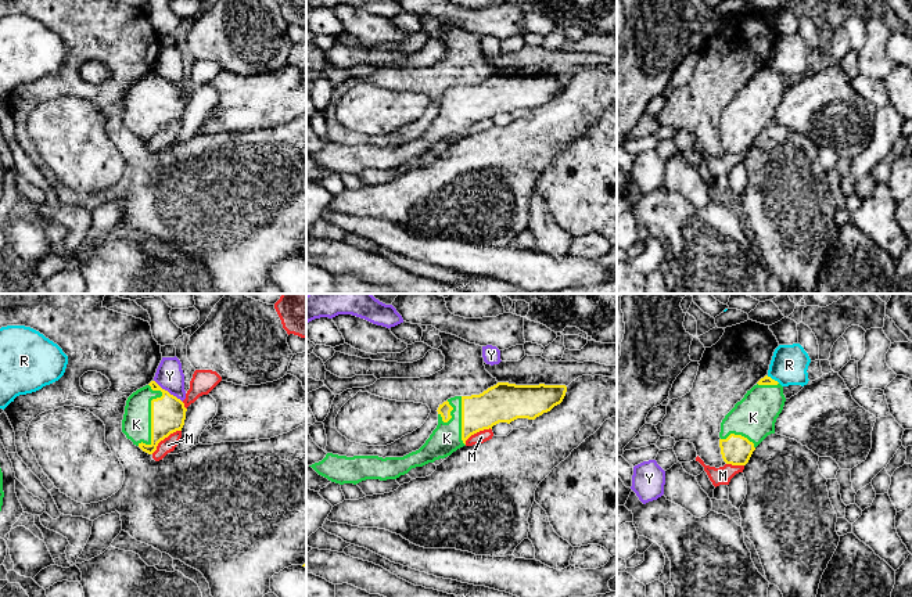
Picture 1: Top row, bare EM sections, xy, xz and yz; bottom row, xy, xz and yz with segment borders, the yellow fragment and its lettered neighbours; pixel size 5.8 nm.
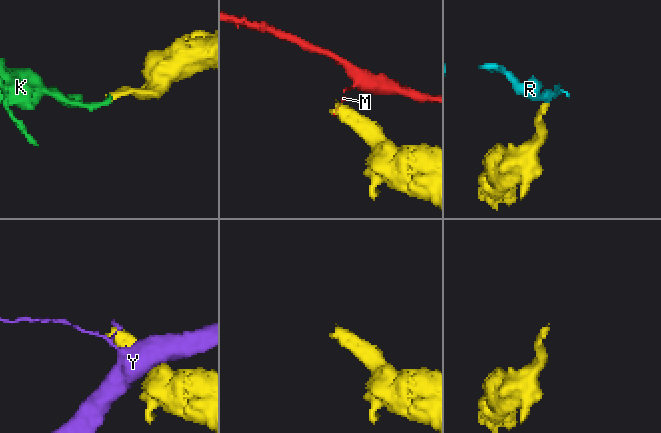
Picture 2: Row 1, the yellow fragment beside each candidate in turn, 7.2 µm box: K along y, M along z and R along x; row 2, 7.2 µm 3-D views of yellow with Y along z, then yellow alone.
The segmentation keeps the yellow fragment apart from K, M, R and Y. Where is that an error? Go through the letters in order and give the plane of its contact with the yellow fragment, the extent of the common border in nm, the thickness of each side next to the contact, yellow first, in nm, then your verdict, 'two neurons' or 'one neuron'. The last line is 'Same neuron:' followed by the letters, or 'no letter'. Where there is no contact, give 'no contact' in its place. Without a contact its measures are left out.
K: xy | 360 nm | 200/170 nm | one neuron
M: xy | 220 nm | 200/90 nm | two neurons
R: yz | 90 nm | 50/220 nm | two neurons
Y: xy | 220 nm | 200/160 nm | two neurons
Same neuron: K

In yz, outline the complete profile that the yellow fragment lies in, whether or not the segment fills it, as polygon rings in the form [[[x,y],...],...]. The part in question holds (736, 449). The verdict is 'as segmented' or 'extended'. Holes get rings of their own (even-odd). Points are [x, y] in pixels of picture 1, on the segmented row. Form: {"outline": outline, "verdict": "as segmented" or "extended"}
{"outline": [[[765,375],[725,416],[719,447],[726,464],[746,465],[755,447],[771,434],[783,410],[783,386]]], "verdict": "extended"}

